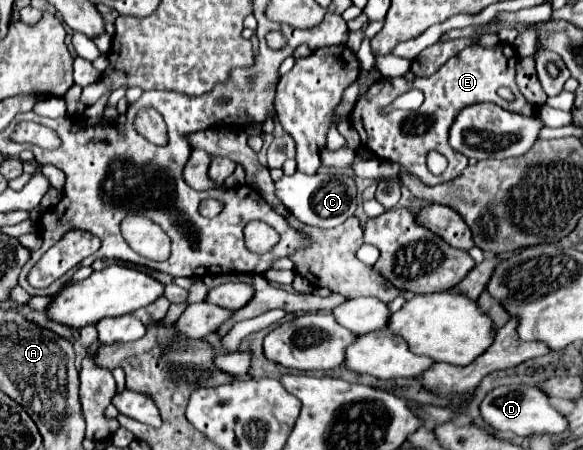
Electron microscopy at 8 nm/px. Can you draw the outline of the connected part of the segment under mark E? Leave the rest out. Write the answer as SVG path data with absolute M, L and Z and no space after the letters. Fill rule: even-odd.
M496 43L492 47L482 47L482 45L472 45L460 51L456 57L452 57L448 63L444 63L432 77L424 79L414 79L408 83L406 79L380 79L374 83L364 97L354 105L352 109L352 125L358 131L362 145L376 153L382 159L394 161L400 165L400 173L412 173L412 177L420 179L424 185L438 185L444 181L450 181L452 177L458 177L462 169L468 165L468 159L460 153L456 153L448 145L448 129L460 109L482 103L482 101L492 101L508 111L522 113L522 115L532 115L534 105L530 105L524 95L518 91L516 85L516 63L518 63L518 53L512 49L510 43ZM498 87L510 87L512 93L516 95L514 103L504 101L498 97ZM408 89L426 89L426 99L416 111L402 111L394 109L390 113L380 113L380 105L390 105L398 95L406 93ZM428 151L438 151L448 159L448 169L442 175L432 175L426 167L426 153Z

